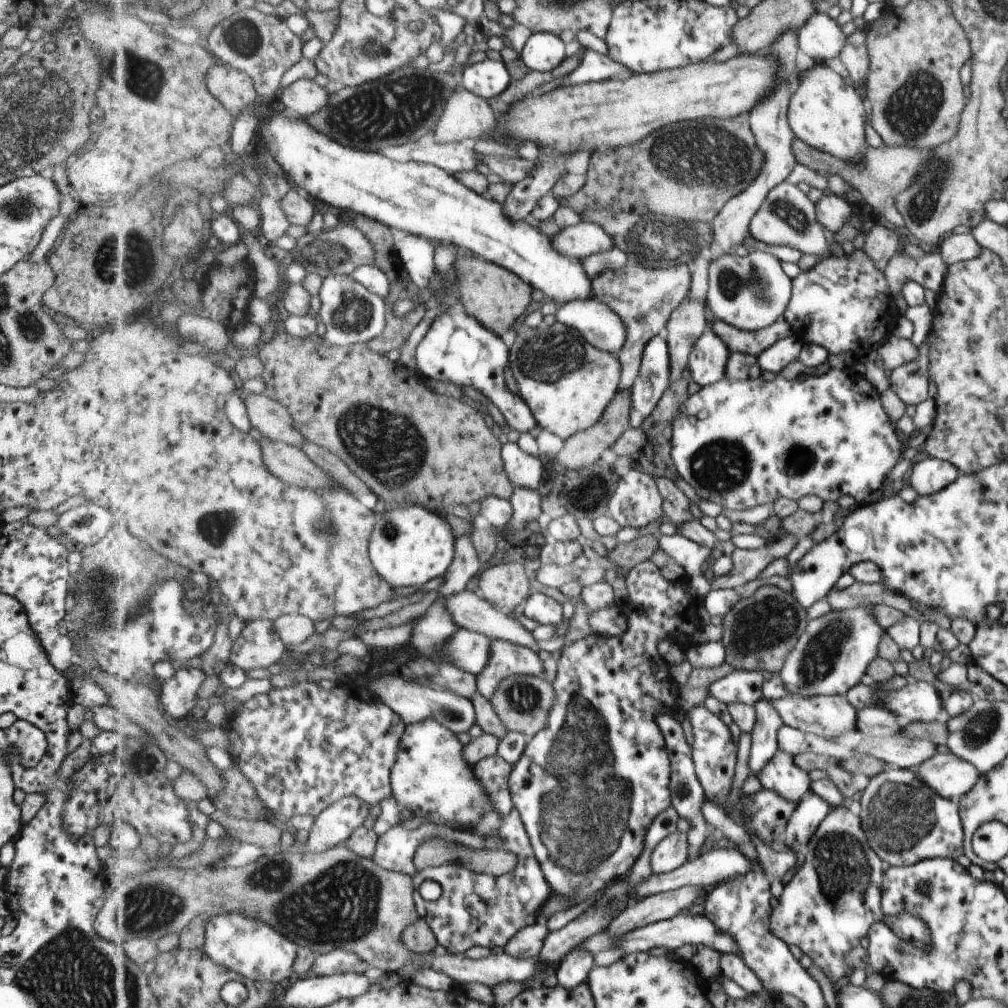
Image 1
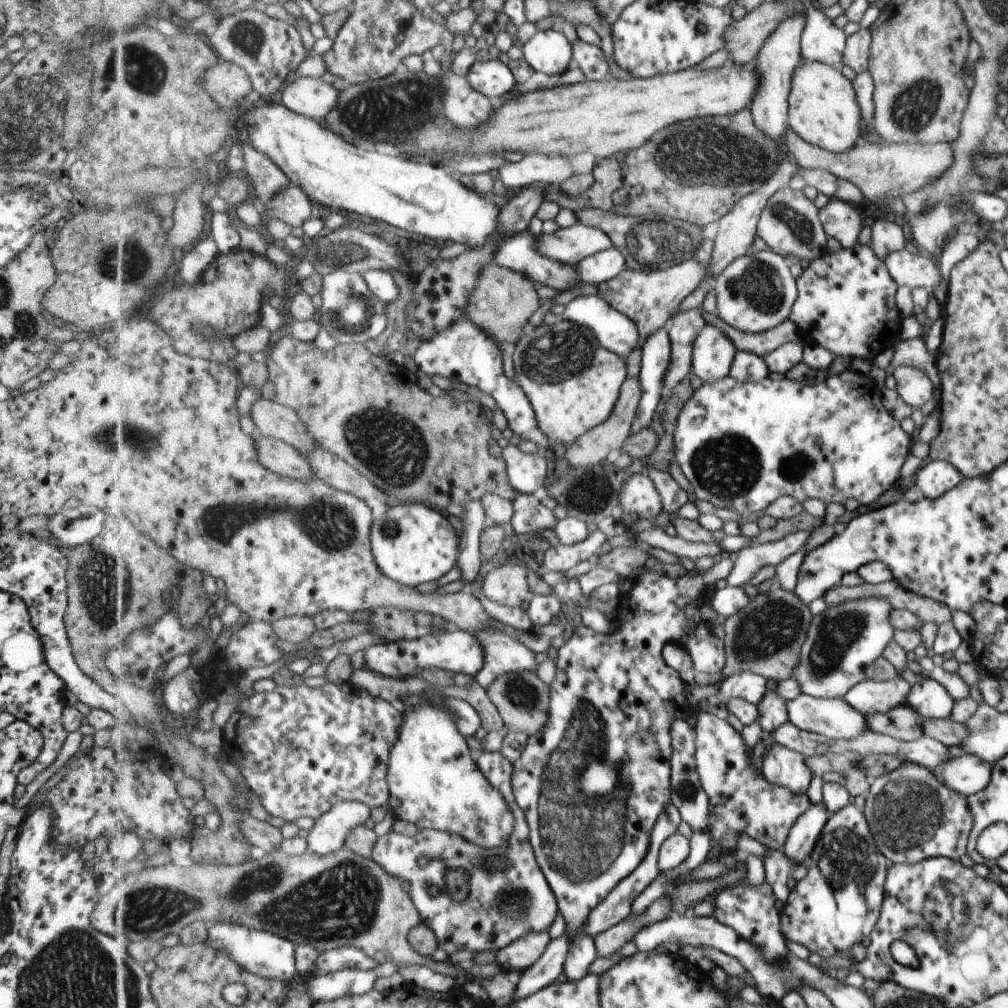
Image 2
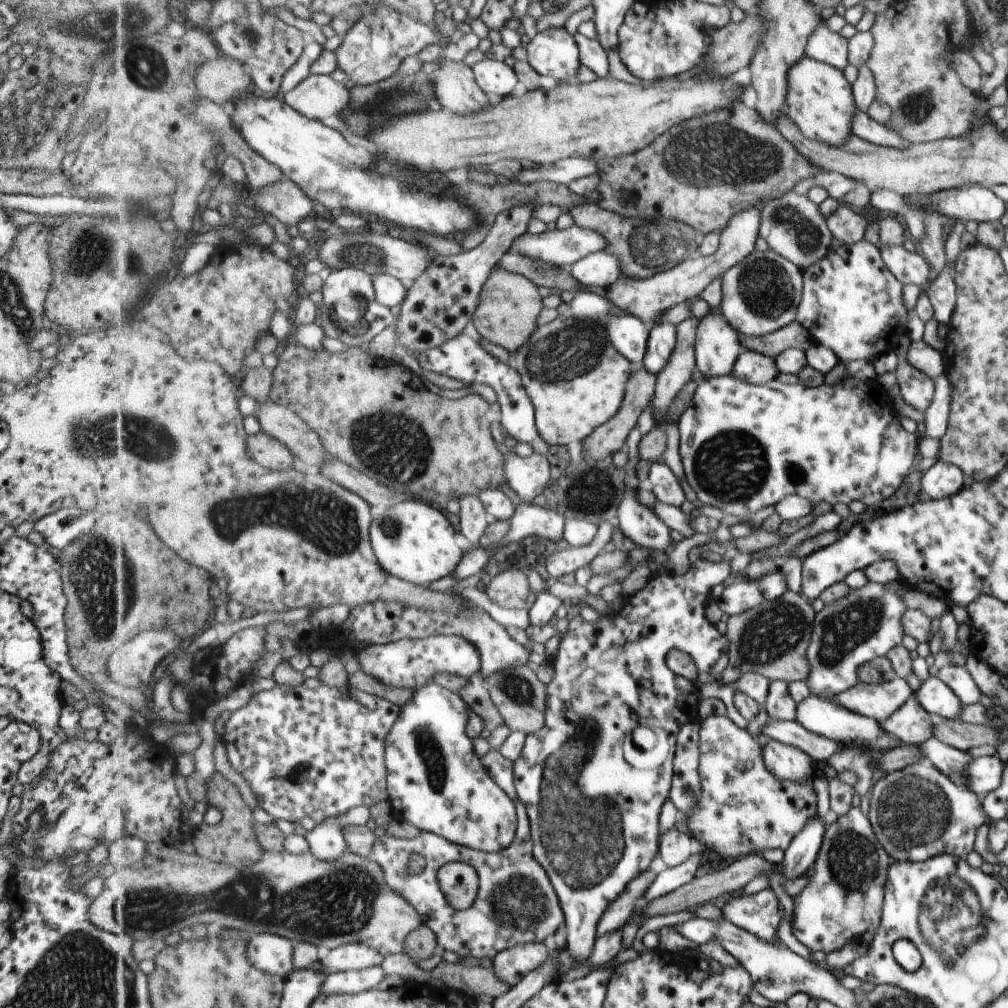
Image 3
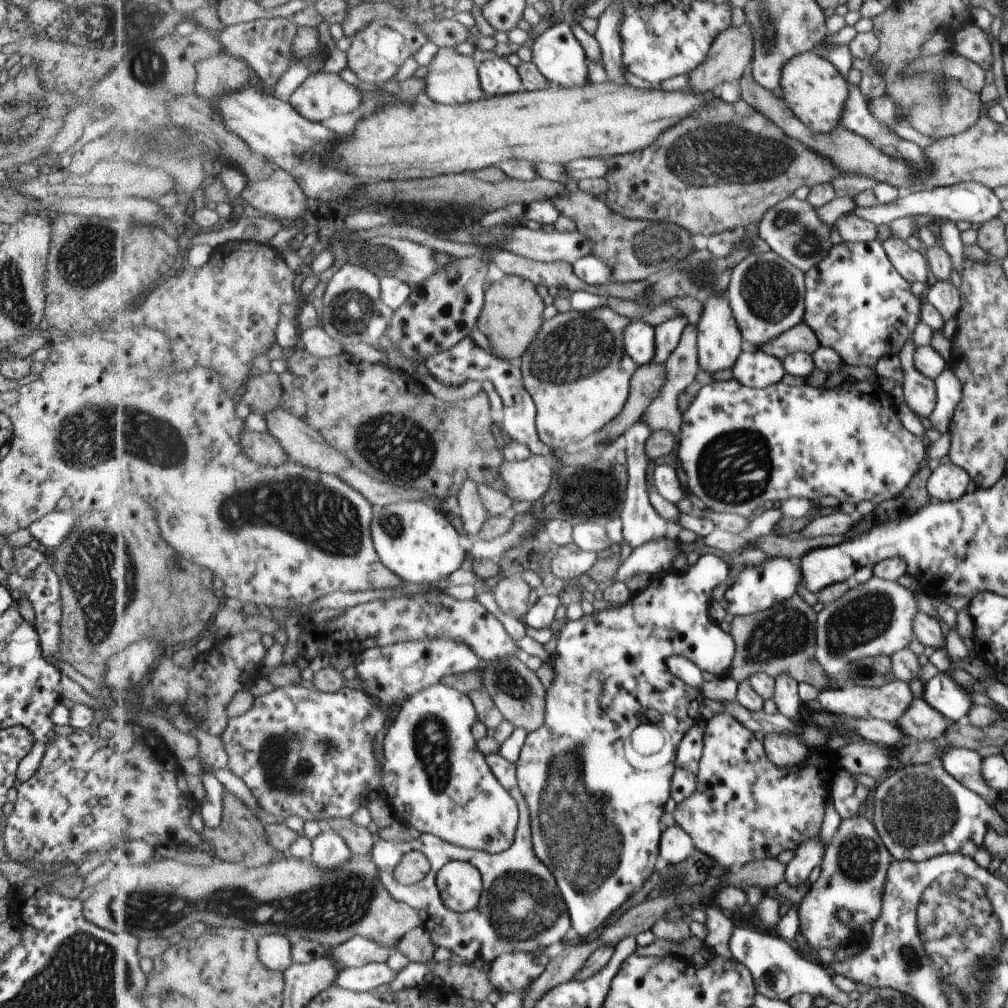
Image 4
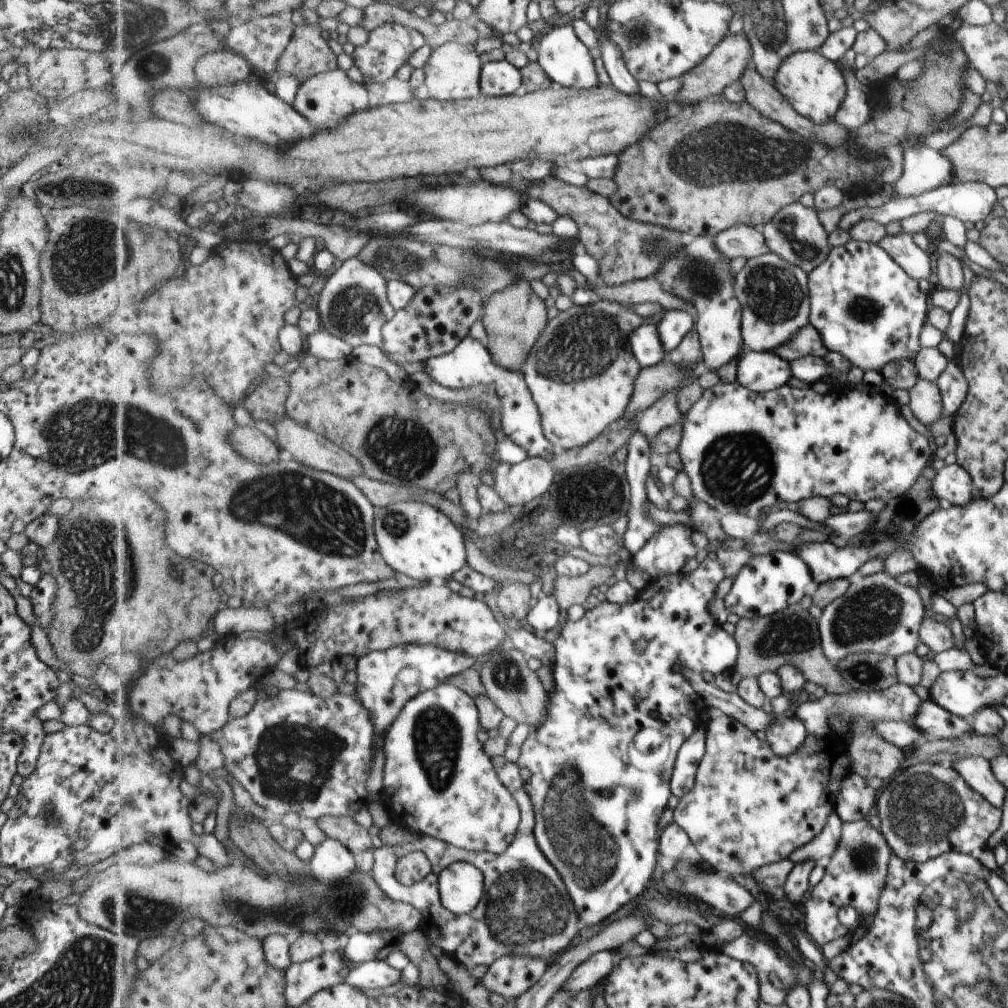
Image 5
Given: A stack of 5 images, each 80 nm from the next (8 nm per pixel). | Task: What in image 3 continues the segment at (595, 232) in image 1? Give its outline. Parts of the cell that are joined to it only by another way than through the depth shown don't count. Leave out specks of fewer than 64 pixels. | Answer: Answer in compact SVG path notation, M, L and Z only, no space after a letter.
M576 224L567 230L555 228L553 230L545 230L539 234L526 232L516 240L513 249L523 256L531 257L563 269L570 269L578 260L590 254L603 251L605 246L607 246L605 237L601 233L581 228Z

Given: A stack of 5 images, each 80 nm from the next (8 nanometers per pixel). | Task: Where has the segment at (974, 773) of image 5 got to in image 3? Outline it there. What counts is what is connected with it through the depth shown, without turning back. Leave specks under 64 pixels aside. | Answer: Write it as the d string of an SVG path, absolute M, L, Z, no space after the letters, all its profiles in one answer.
M935 737L927 739L918 746L920 760L927 759L935 768L946 774L955 784L965 786L966 766L972 759L967 751L943 744Z

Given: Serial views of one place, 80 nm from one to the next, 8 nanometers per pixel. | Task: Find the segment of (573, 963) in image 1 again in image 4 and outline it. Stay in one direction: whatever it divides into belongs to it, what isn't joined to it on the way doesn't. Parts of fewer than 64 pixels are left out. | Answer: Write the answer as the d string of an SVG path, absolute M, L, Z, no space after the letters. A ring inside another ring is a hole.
M705 554L686 573L676 573L675 570L671 570L667 575L655 578L644 591L634 595L629 603L598 610L589 615L585 614L576 621L568 621L561 628L556 650L557 658L553 669L555 676L546 694L546 723L537 731L528 734L517 762L517 770L520 789L526 796L532 812L532 836L535 850L539 858L554 872L564 899L570 908L572 928L583 938L583 942L593 938L596 935L594 931L600 931L603 924L609 920L609 916L613 912L617 912L631 898L631 894L639 890L643 884L645 885L649 878L653 878L651 874L655 870L657 856L660 855L660 843L665 830L661 825L661 818L663 818L666 804L672 797L672 779L676 769L677 753L687 732L699 724L700 720L703 720L703 701L705 700L702 691L693 688L687 684L686 680L681 680L679 676L675 676L675 673L671 672L670 664L667 664L667 661L675 655L684 656L692 660L701 670L706 670L717 676L726 674L731 668L731 662L735 658L733 635L727 634L709 616L713 592L717 586L725 583L725 580L729 578L729 574L731 574L729 568L730 564L719 556ZM639 728L643 728L643 732L647 732L649 744L635 744L635 740L631 740L631 736L635 736L635 732L639 732Z

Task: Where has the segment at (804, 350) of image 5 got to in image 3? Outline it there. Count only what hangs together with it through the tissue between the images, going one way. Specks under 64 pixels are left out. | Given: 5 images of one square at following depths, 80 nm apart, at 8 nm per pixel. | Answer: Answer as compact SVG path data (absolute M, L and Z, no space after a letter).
M791 321L771 335L753 338L740 334L740 337L744 350L757 351L774 359L785 349L798 348L804 351L814 344L807 329L797 321Z

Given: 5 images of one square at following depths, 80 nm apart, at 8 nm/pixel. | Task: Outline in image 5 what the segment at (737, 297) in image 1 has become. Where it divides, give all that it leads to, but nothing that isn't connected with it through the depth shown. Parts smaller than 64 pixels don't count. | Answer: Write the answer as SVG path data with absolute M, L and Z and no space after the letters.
M778 254L751 257L736 274L736 295L743 307L742 331L749 351L775 352L809 324L809 276Z

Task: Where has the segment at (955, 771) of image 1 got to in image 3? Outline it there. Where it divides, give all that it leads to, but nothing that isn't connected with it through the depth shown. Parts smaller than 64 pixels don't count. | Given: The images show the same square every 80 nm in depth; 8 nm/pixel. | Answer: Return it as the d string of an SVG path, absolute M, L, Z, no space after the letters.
M997 754L972 758L966 766L965 787L979 798L984 797L1001 785L1004 768Z

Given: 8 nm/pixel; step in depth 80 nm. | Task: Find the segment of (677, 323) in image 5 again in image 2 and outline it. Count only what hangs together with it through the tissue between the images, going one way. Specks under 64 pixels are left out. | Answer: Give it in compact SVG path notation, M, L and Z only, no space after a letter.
M666 327L655 331L643 344L640 379L644 393L632 426L633 433L649 429L652 425L665 391L664 378L671 359L672 340Z

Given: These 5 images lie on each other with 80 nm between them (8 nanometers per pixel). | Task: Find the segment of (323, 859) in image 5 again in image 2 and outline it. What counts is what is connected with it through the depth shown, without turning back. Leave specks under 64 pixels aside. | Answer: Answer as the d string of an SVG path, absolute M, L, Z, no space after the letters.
M343 801L315 820L309 831L309 852L327 856L341 850L350 832L365 824L372 816L372 807L359 801Z

